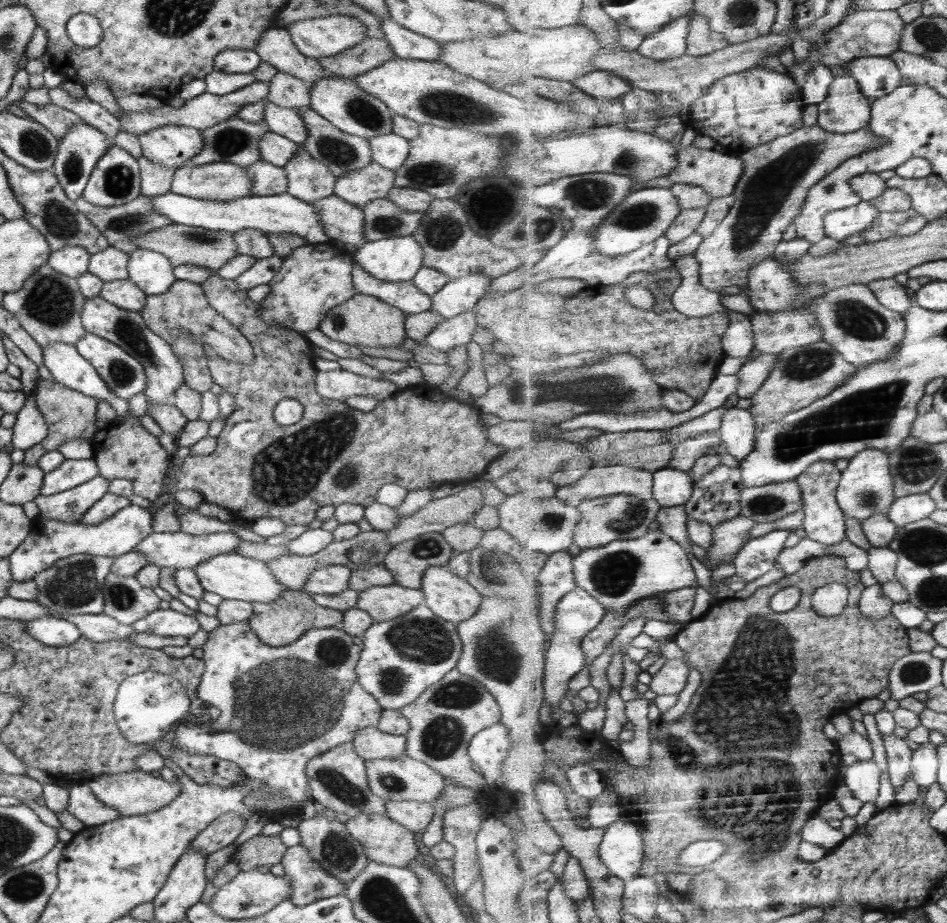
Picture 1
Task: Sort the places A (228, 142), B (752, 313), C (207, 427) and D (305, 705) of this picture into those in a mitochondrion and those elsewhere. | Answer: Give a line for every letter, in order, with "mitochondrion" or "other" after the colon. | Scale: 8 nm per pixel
A: mitochondrion
B: other
C: other
D: mitochondrion

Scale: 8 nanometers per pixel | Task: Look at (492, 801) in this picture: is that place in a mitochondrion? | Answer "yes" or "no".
no

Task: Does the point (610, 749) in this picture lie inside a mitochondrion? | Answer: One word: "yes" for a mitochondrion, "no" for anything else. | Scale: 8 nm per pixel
no

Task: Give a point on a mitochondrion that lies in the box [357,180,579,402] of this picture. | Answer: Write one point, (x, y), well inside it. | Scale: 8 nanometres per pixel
(442, 229)

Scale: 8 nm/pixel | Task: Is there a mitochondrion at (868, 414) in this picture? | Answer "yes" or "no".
yes

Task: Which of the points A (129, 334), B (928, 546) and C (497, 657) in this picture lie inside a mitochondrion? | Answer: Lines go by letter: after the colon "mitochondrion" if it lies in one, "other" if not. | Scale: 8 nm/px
A: mitochondrion
B: mitochondrion
C: mitochondrion

